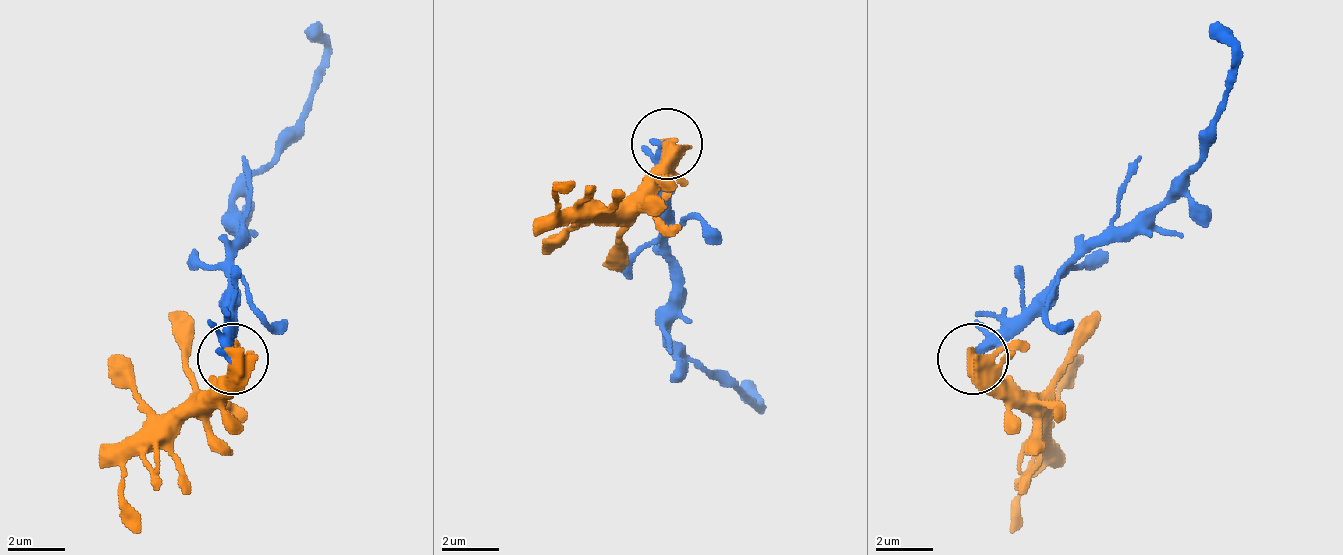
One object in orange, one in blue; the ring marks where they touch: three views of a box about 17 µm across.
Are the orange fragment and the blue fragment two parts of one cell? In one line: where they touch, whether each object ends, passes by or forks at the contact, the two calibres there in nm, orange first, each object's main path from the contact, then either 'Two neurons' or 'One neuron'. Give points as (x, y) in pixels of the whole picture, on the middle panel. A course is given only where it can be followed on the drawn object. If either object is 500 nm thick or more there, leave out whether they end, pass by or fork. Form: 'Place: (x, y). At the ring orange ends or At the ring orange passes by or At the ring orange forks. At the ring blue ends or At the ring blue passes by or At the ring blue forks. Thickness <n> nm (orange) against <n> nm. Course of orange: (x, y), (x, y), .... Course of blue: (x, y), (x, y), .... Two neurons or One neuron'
Place: (667, 143). At the ring orange passes by. At the ring blue passes by. Thickness 480 nm (orange) against 240 nm. Course of orange: (665, 141), (615, 205), (558, 213), (558, 191), (572, 184). Course of blue: (665, 141), (665, 241), (672, 298), (672, 341), (750, 405), (757, 405), (743, 383). Two neurons

